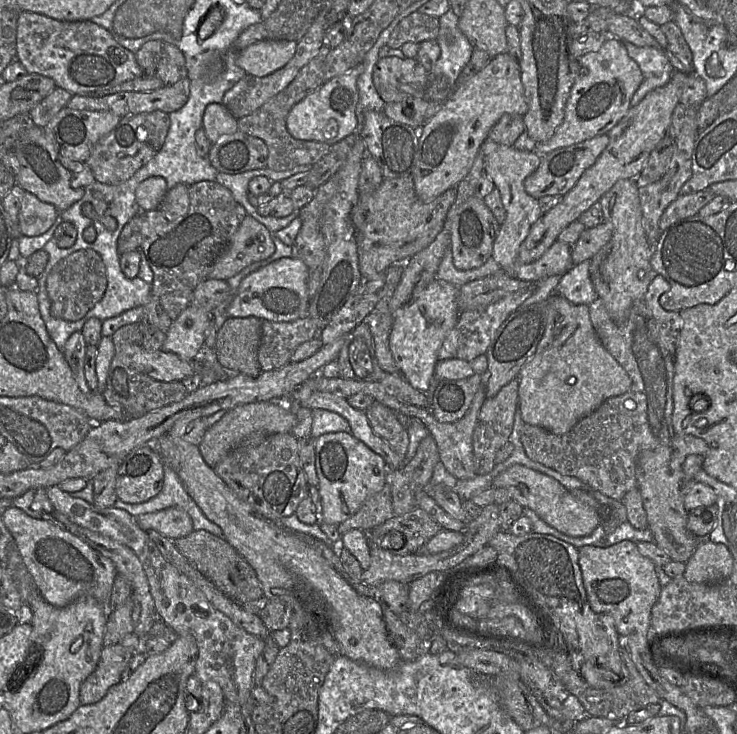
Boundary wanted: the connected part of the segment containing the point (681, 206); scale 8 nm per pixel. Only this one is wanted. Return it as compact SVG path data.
M709 189L701 190L695 193L679 195L664 210L659 221L659 229L663 231L673 224L697 215L699 210L708 204L715 194Z

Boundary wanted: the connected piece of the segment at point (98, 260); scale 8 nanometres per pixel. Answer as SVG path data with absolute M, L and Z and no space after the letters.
M83 249L59 261L51 270L46 290L50 312L55 318L75 322L85 317L104 296L107 288L106 267L101 256L93 249Z

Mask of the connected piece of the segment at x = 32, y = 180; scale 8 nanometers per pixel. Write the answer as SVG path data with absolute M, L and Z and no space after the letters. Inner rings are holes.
M34 125L23 132L15 143L13 152L20 166L15 176L16 184L26 192L34 194L40 201L54 205L61 213L84 197L84 188L71 187L70 181L73 173L60 163L54 145L45 136L43 128Z

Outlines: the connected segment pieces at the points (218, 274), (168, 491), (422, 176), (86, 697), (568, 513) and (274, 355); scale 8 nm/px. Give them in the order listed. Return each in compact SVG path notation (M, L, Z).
M247 214L231 237L227 248L216 260L208 279L227 280L232 278L250 264L272 256L275 249L272 233L263 224Z
M164 465L163 488L157 496L139 504L129 504L117 500L114 507L125 510L134 518L143 514L176 507L185 511L191 517L194 530L205 530L223 538L222 529L204 515L185 490L177 473L166 465Z
M510 52L491 58L481 71L461 86L458 86L442 104L440 110L419 129L421 137L409 171L413 178L417 197L424 202L429 202L448 189L457 187L469 173L481 145L500 118L504 114L519 114L523 116L527 110L528 104L524 96L519 61Z
M121 644L103 647L95 670L80 686L80 704L100 701L109 688L121 682L121 674L128 666L134 652Z
M515 464L494 478L492 486L507 490L512 500L533 510L545 523L571 537L590 535L601 523L596 509L580 502L556 479L521 464Z
M307 315L290 322L262 321L258 361L263 372L289 364L299 345L319 337L321 330Z

